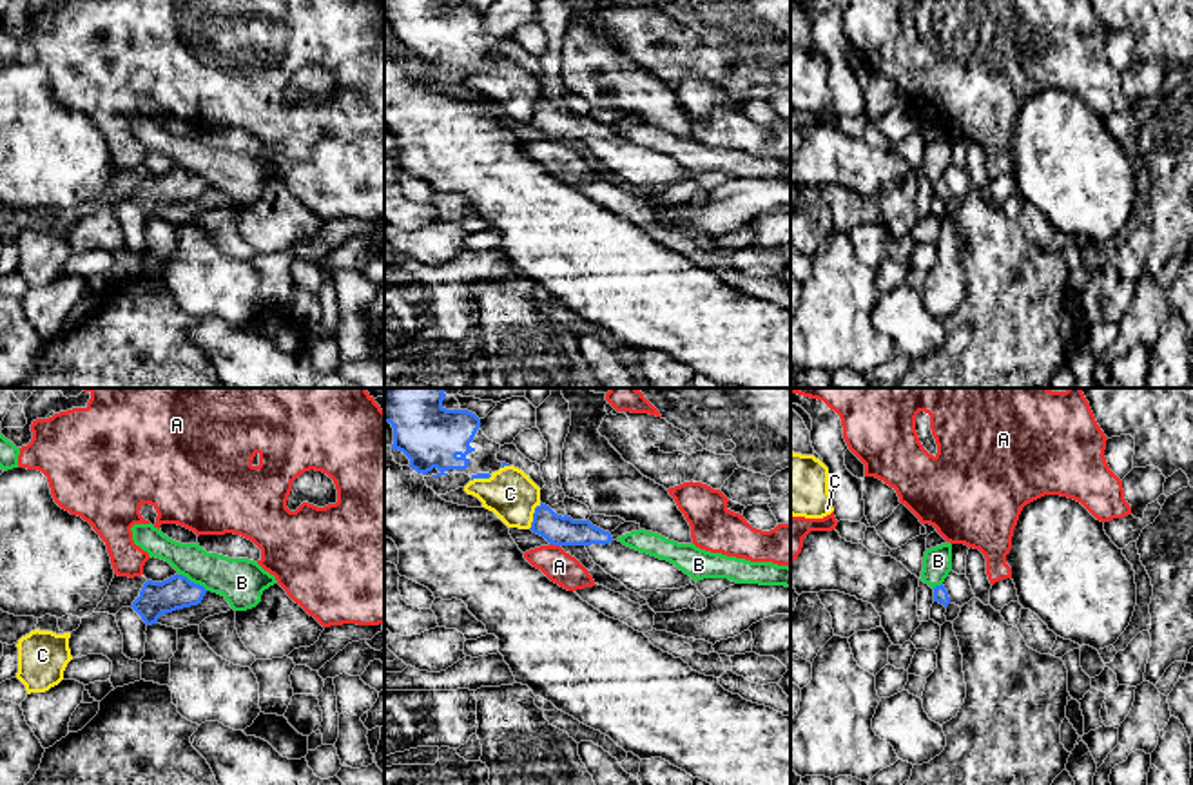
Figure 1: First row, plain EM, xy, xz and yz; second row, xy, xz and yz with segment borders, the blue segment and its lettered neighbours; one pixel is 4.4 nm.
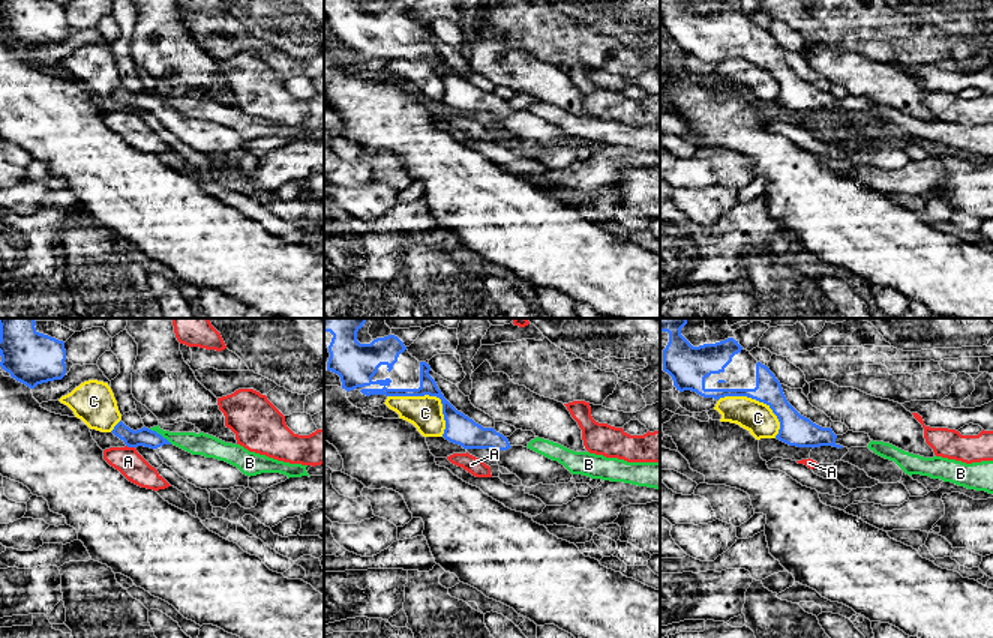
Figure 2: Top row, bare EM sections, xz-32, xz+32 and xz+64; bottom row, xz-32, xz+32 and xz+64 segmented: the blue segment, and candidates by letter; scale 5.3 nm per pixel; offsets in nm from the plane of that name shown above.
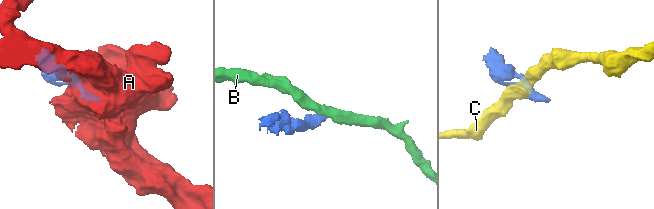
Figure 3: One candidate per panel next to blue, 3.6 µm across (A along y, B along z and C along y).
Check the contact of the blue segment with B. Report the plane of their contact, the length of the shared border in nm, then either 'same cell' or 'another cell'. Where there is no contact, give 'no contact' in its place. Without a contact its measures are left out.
xy | 150 nm | another cell

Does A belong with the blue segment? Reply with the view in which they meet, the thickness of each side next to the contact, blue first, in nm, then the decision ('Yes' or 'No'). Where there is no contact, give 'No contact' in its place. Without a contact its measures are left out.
Touches blue in xz. Thickness 140 nm (blue) against 140 nm. No

